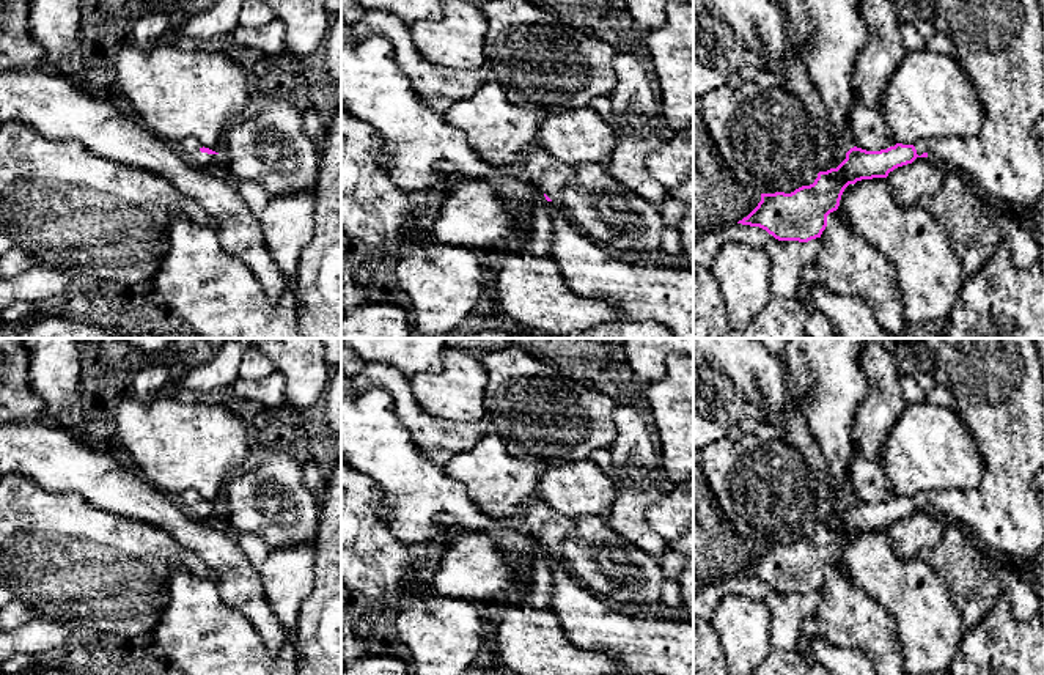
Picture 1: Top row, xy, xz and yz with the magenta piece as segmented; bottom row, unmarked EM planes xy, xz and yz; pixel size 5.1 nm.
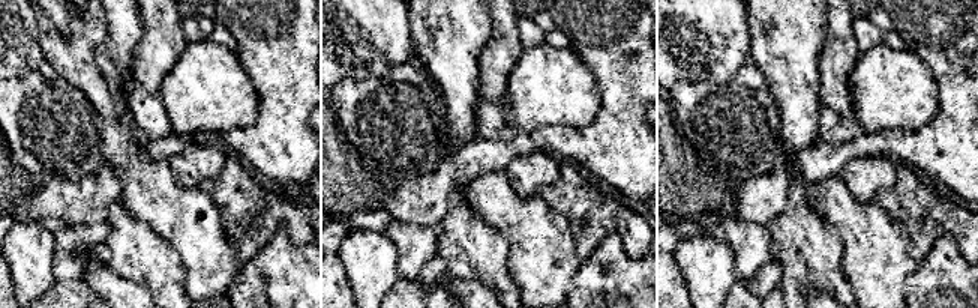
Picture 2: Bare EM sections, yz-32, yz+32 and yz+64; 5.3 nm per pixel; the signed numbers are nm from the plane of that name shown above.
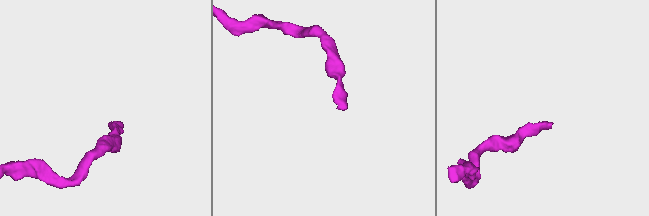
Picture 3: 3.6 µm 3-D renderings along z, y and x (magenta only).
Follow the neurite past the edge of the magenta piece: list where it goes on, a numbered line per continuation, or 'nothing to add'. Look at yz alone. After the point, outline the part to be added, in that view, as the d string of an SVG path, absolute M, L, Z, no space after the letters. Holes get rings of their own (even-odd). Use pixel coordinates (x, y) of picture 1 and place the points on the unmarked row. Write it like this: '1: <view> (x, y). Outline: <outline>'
1: yz (997, 383). Outline: M925 338L926 345L926 367L934 376L936 382L951 392L956 400L956 411L972 431L978 448L984 459L984 472L978 486L967 491L926 491L914 496L917 507L928 507L929 511L940 515L945 521L954 521L962 527L969 527L978 538L991 548L1005 552L1017 562L1035 562L1044 549L1044 492L1036 488L1036 475L1044 467L1044 376L1038 357L1038 349L1033 338Z

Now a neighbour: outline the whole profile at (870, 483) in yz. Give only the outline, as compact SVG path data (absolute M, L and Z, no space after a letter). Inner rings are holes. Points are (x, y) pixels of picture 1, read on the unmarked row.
M858 450L851 459L849 472L854 499L866 503L880 503L896 497L882 464L866 459Z

